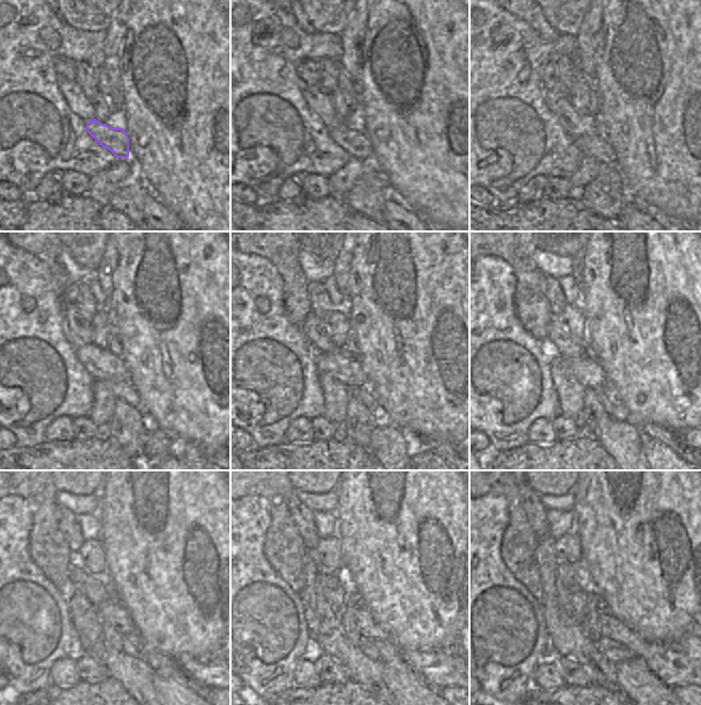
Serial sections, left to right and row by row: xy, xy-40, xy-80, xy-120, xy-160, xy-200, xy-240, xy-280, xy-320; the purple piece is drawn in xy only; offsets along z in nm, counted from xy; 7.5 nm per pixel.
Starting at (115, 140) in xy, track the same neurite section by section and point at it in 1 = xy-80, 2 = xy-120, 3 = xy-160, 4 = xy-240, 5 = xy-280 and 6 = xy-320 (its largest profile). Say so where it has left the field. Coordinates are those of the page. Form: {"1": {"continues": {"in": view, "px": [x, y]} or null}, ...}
{"1": {"continues": {"in": "xy-80", "px": [595, 145]}}, "2": {"continues": {"in": "xy-120", "px": [124, 390]}}, "3": {"continues": {"in": "xy-160", "px": [366, 393]}}, "4": {"continues": {"in": "xy-240", "px": [133, 644]}}, "5": {"continues": {"in": "xy-280", "px": [381, 651]}}, "6": {"continues": {"in": "xy-320", "px": [621, 653]}}}

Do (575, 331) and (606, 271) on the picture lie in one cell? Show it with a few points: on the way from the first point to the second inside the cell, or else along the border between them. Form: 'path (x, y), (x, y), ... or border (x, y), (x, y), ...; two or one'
border (578, 305), (587, 324); two

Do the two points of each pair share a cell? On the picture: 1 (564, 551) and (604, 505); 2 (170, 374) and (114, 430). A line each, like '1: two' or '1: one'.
1: two
2: two

